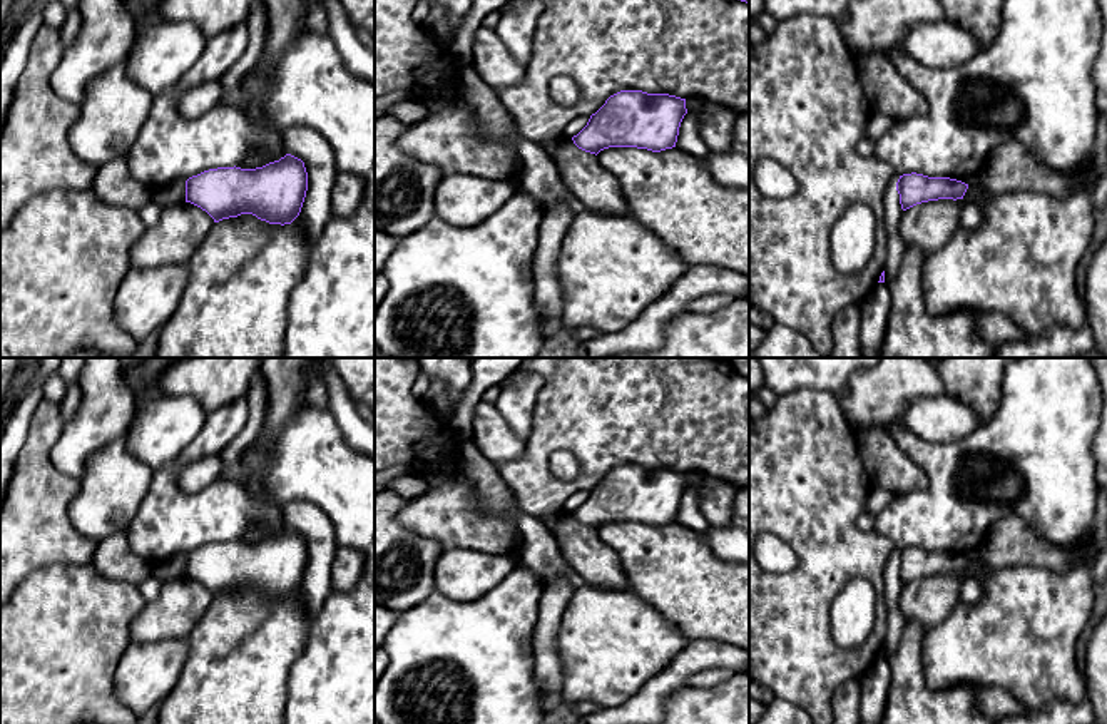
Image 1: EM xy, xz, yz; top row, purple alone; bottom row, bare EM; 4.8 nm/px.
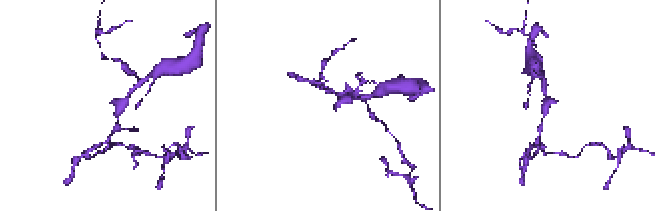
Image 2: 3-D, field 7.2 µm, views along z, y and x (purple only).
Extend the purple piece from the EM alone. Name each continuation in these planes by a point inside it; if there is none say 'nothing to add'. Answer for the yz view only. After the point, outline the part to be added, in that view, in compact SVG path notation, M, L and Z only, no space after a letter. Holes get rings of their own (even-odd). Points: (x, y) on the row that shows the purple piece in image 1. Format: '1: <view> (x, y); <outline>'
1: yz (980, 196); M968 184L968 189L963 196L965 204L977 204L980 209L983 209L990 201L992 192L985 189L985 186L973 187Z

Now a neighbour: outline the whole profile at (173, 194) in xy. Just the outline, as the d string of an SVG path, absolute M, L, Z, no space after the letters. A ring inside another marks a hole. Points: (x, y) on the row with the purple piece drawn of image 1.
M177 179L164 189L152 191L150 202L159 204L162 209L174 207L186 202L186 181Z

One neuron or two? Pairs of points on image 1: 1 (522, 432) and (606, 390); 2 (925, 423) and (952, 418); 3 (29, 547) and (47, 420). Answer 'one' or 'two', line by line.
1: two
2: one
3: one

